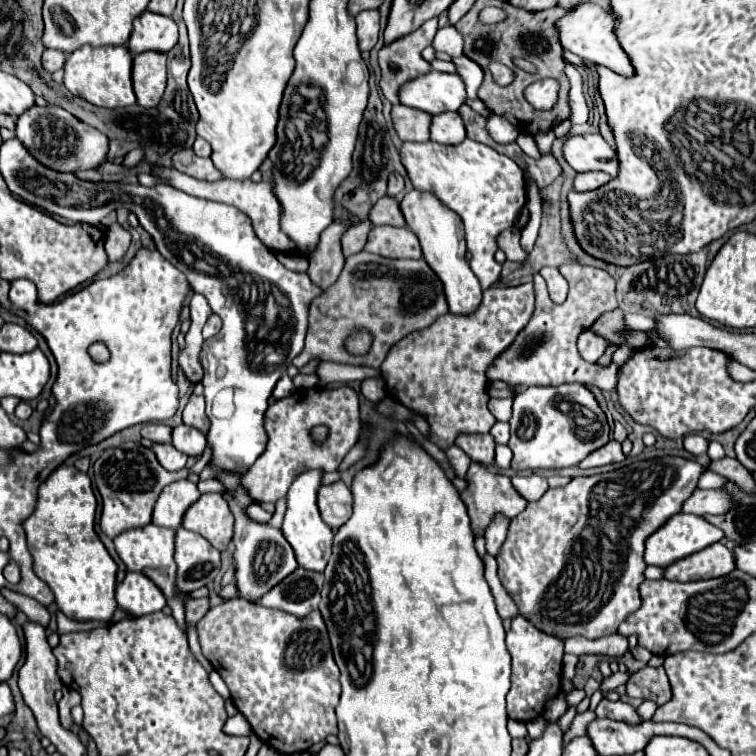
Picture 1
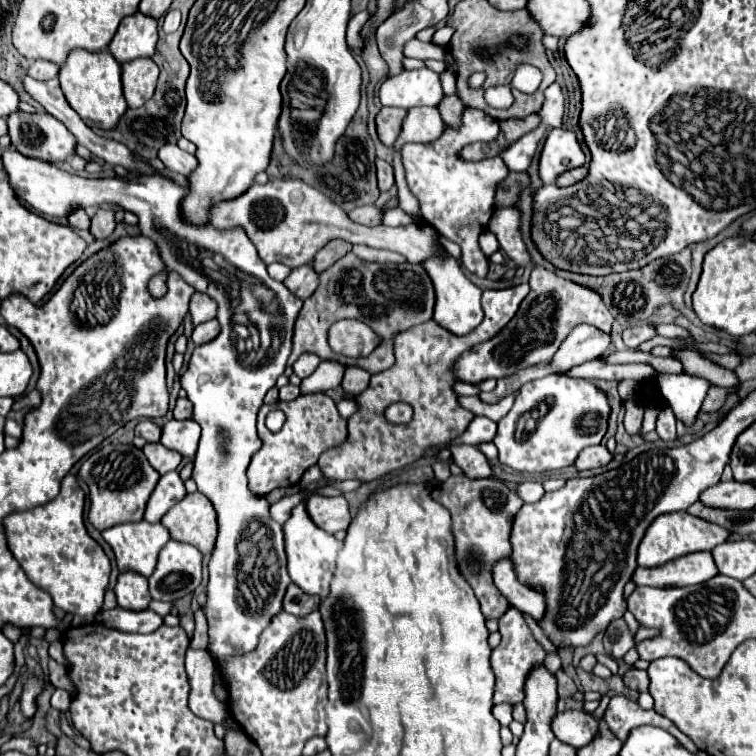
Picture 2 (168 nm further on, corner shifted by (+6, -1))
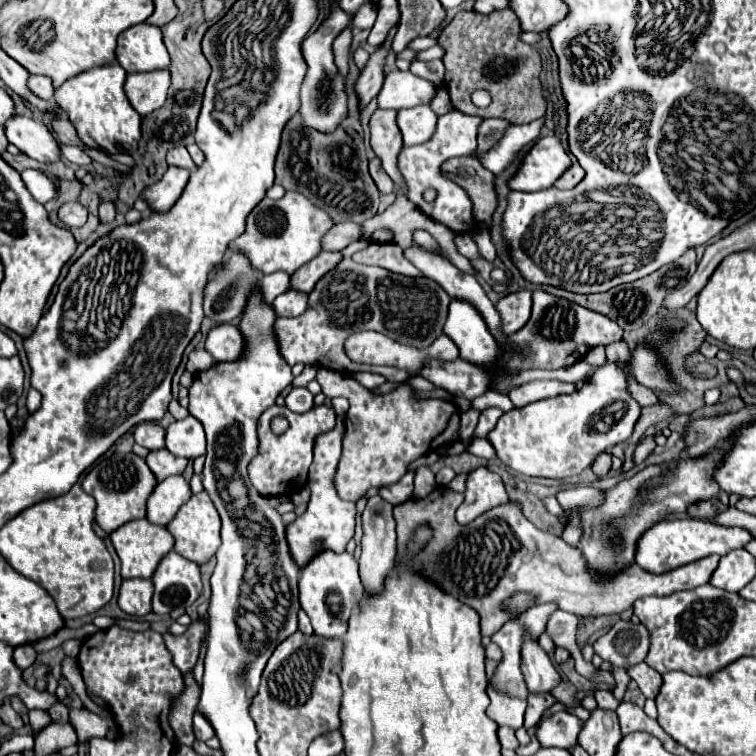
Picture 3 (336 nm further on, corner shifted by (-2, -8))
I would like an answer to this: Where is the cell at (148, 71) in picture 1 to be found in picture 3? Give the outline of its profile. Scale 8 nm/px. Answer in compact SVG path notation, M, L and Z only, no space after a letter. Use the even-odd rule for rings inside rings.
M151 70L151 72L143 72L143 74L129 74L125 80L125 94L127 94L131 106L141 116L147 116L165 104L169 84L171 84L169 70Z

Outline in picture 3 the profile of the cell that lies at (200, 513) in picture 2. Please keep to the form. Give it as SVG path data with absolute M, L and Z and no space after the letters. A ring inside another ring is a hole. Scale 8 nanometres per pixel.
M207 492L193 494L191 500L185 502L181 506L181 510L175 514L175 518L167 524L167 530L175 538L175 552L179 552L181 556L185 556L189 560L195 560L197 564L205 564L209 558L215 556L215 552L221 544L219 528L221 528L221 520L219 520L219 514L215 512L215 506L213 506L211 498L207 496Z

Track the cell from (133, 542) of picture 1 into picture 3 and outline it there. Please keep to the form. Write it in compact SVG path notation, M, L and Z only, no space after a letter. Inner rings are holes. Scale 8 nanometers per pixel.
M145 518L117 528L109 538L121 558L123 578L151 578L161 558L173 548L169 530L149 524Z

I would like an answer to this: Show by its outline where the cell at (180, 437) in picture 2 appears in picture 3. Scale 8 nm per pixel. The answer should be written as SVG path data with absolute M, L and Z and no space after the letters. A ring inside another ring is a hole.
M187 416L167 428L167 450L175 456L195 460L205 454L205 432L199 420Z

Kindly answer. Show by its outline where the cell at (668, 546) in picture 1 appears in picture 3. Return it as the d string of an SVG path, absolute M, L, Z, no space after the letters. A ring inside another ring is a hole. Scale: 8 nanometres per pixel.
M683 518L683 520L663 520L655 524L655 528L649 528L643 534L643 540L639 542L637 558L635 562L645 568L647 572L653 574L663 574L667 570L675 570L679 566L685 566L689 562L695 562L699 558L707 558L711 554L725 556L727 552L735 548L743 548L751 540L751 532L745 528L727 528L719 526L713 522L703 522L703 520L693 520L693 518Z

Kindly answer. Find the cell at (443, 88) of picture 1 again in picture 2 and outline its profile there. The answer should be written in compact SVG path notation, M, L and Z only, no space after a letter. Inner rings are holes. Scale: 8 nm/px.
M427 67L391 75L381 83L379 89L381 105L393 105L403 109L419 105L435 107L441 101L441 97L443 89L439 83L439 75Z

